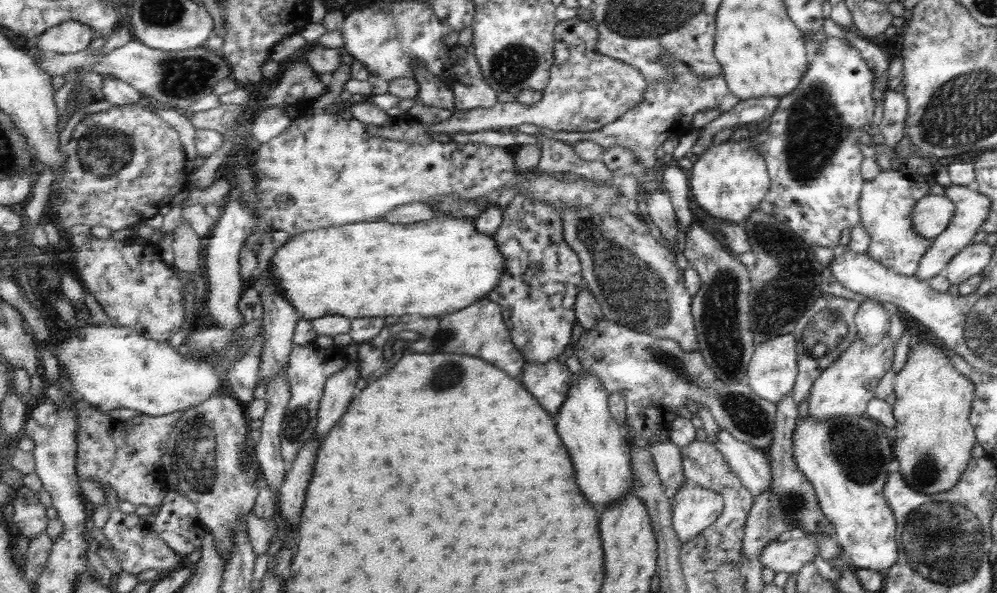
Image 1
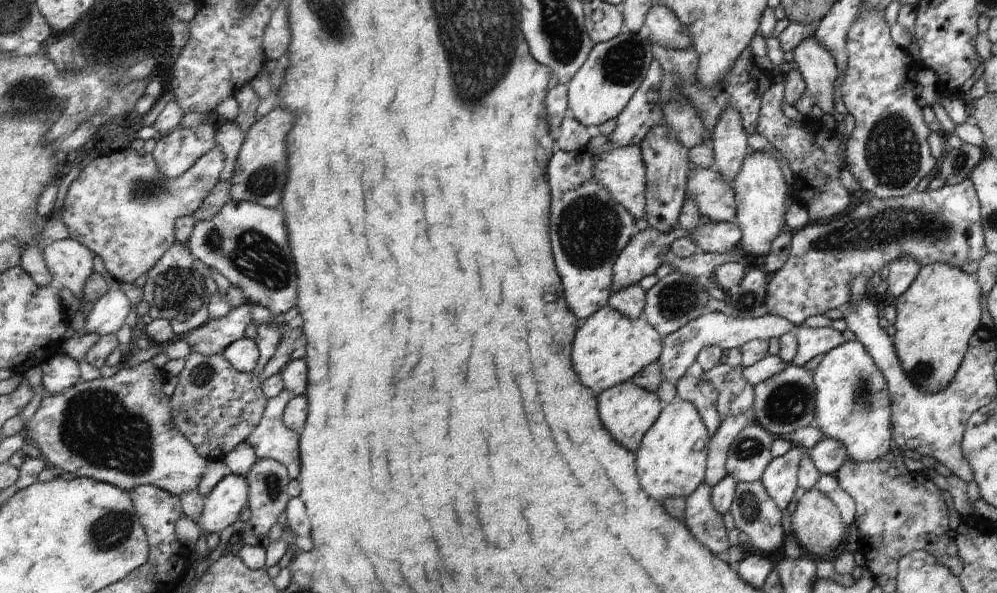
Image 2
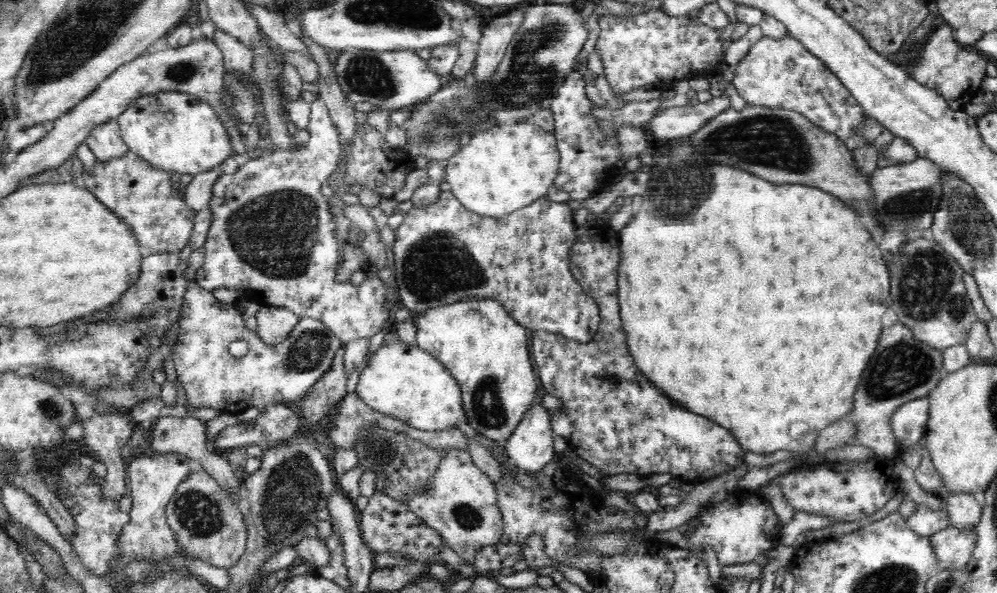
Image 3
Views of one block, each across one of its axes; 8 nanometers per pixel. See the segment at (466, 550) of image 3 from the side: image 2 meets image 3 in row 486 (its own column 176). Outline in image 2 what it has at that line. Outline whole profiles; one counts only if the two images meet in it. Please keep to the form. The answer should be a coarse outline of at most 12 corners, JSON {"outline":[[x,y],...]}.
{"outline":[[153,362],[45,394],[25,440],[127,492],[201,486]]}

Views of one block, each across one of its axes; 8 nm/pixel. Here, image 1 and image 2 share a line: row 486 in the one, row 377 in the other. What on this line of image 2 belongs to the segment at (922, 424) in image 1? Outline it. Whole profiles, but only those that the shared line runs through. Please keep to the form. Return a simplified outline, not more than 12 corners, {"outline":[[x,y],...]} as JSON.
{"outline":[[935,262],[899,298],[891,338],[945,390],[981,326],[975,274]]}

